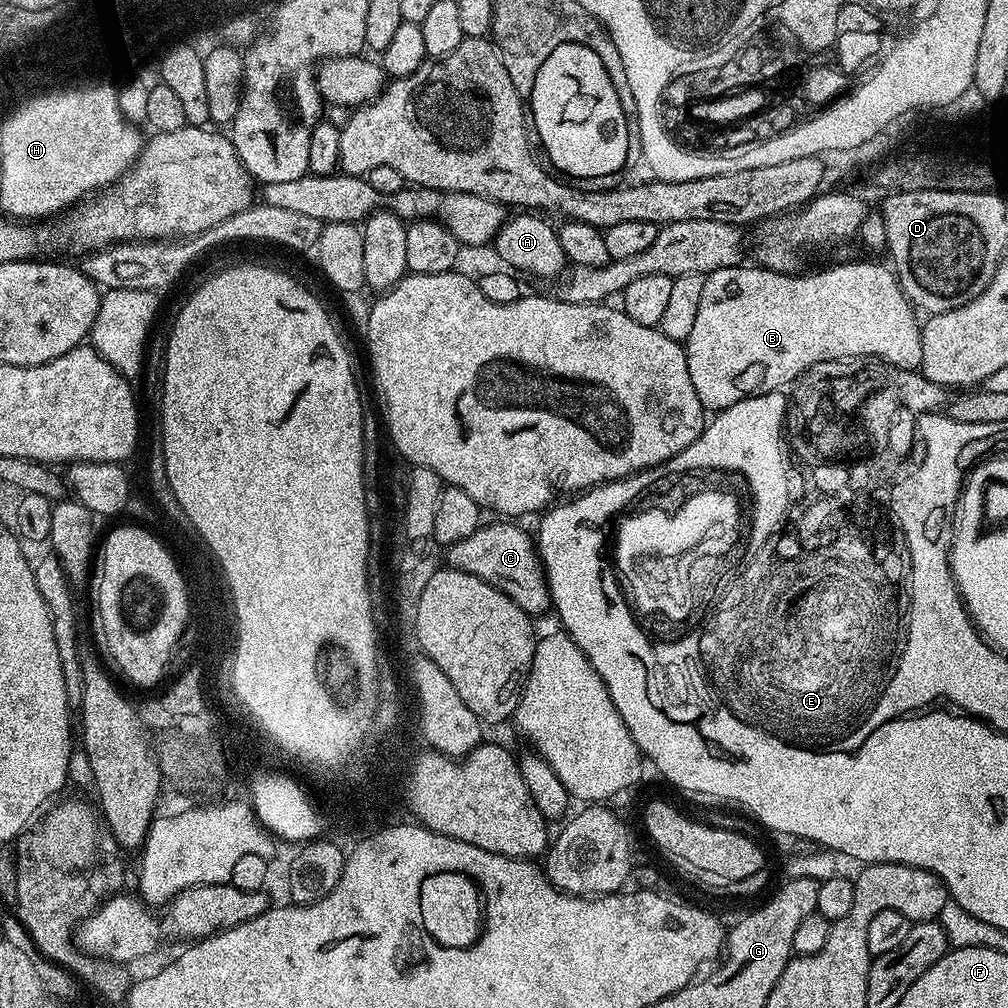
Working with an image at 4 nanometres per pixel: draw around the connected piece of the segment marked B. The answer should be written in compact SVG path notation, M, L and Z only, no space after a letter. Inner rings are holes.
M887 263L884 264L840 264L837 268L828 268L825 272L814 273L813 276L771 272L768 268L759 266L724 268L705 275L702 286L702 302L698 306L694 327L690 329L690 338L686 342L690 382L694 382L694 390L698 390L698 398L703 402L705 409L729 408L751 396L761 396L767 392L787 389L787 384L792 379L793 383L797 378L805 375L810 366L827 360L845 360L848 356L857 358L875 356L876 359L885 360L887 364L892 364L901 370L919 369L922 362L922 338L920 337L922 324L919 319L916 321L917 313L909 304L908 299L904 297L904 291L900 289L900 284L896 280L895 271Z

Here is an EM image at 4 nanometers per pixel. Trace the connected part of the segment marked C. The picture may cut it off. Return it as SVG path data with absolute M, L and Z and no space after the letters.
M500 522L504 524L485 523L470 538L462 538L462 542L451 545L447 549L447 563L451 567L462 570L466 574L474 574L482 578L482 582L490 582L502 594L506 594L513 602L533 618L539 618L544 611L549 611L548 578L544 574L544 565L540 563L540 554L533 533L519 528L516 522Z

